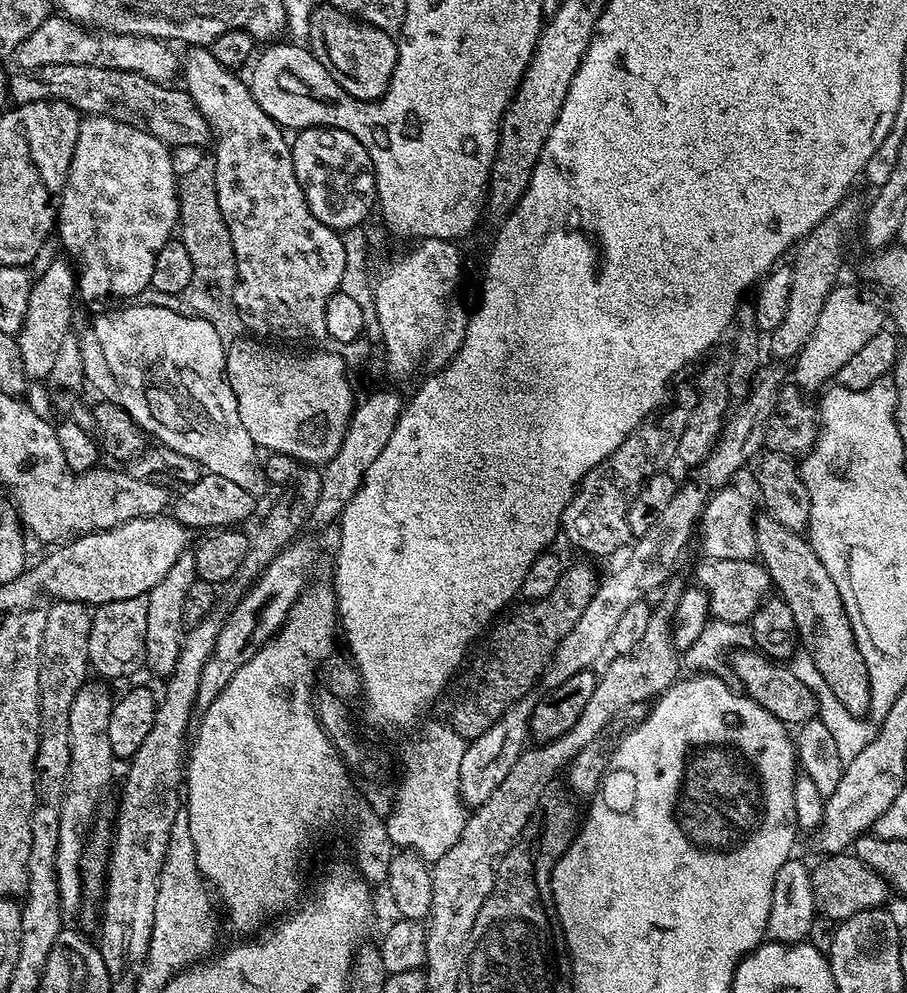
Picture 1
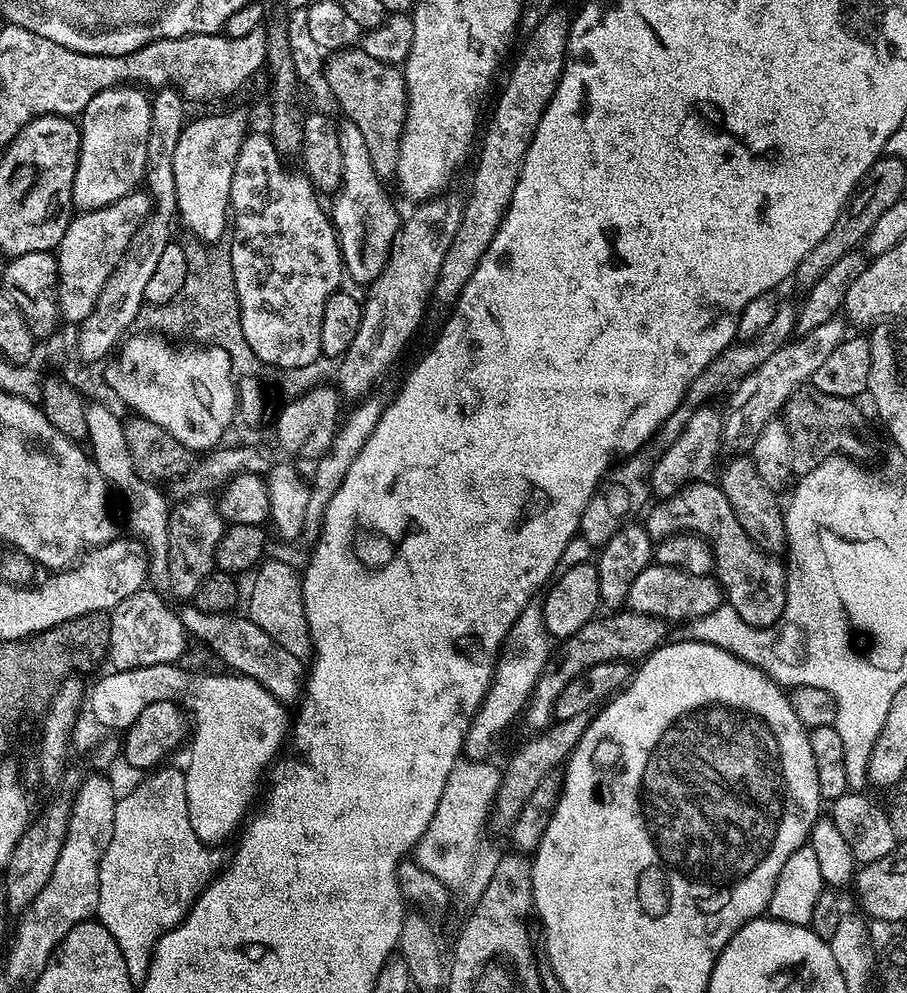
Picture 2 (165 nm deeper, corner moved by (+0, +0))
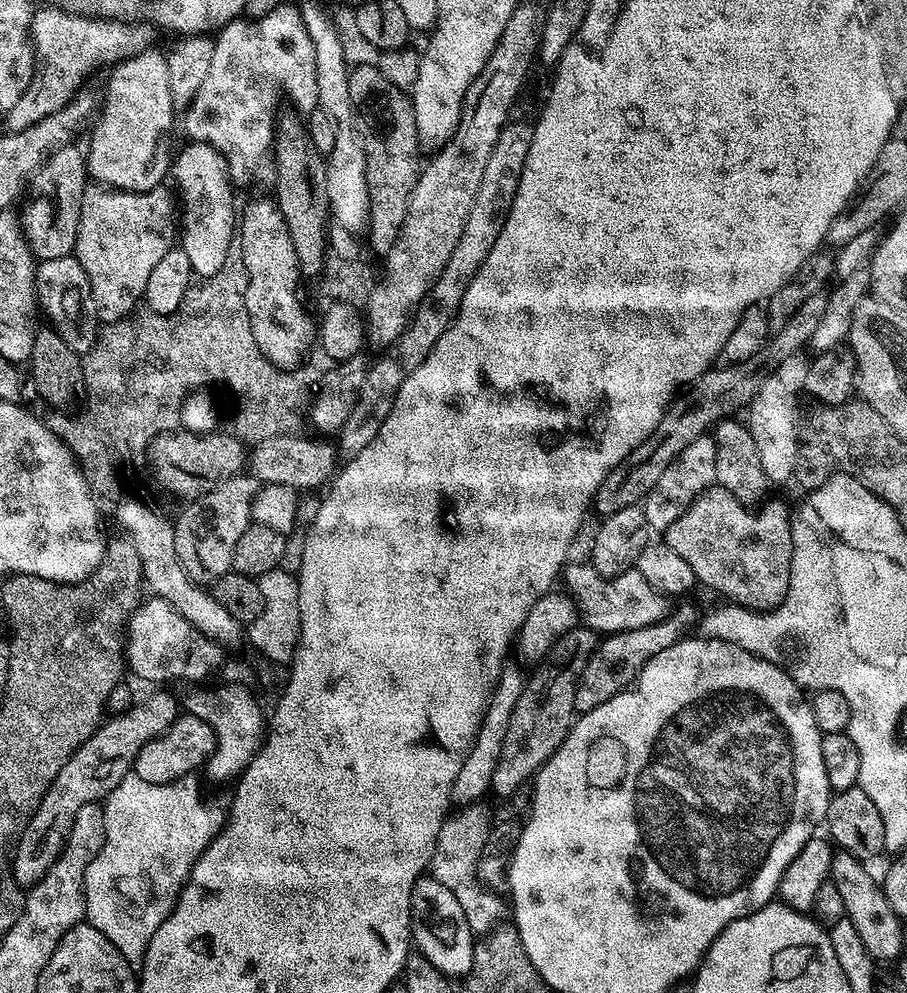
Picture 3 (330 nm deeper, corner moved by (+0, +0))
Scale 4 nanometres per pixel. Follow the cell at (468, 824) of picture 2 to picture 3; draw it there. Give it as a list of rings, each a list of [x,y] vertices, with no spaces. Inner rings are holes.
[[[477,802],[463,807],[460,813],[449,815],[445,819],[442,830],[438,834],[436,849],[432,855],[430,875],[446,886],[451,894],[457,898],[462,911],[469,923],[470,930],[476,938],[483,938],[499,928],[506,920],[506,904],[499,900],[492,892],[487,892],[476,881],[480,867],[480,855],[488,841],[490,823],[488,812],[483,803]]]

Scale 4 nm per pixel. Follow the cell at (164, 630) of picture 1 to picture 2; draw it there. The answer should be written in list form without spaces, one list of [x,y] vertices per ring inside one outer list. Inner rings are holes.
[[[211,495],[192,496],[171,505],[168,514],[168,588],[180,602],[191,601],[194,590],[215,569],[218,542],[226,525],[220,516],[218,504]]]

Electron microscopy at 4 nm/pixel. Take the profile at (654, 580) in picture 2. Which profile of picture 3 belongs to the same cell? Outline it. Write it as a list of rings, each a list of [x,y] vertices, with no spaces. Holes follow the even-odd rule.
[[[591,563],[571,564],[563,569],[562,584],[564,580],[565,586],[568,587],[567,595],[583,627],[592,629],[594,616],[598,620],[596,624],[608,626],[608,634],[638,630],[642,626],[650,626],[664,619],[666,607],[664,608],[661,593],[653,589],[637,570],[626,571],[621,576],[607,577],[592,567]]]

